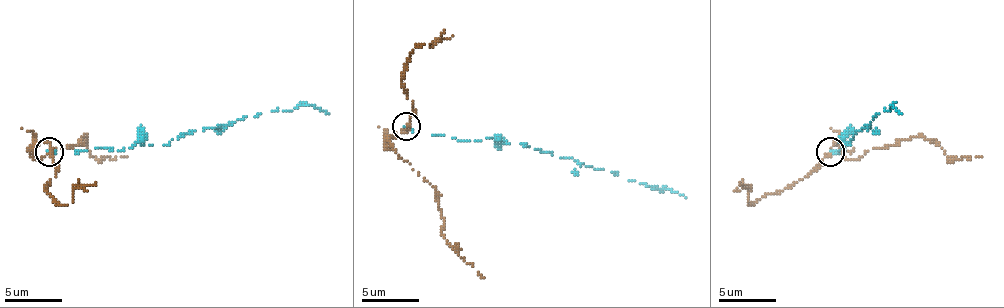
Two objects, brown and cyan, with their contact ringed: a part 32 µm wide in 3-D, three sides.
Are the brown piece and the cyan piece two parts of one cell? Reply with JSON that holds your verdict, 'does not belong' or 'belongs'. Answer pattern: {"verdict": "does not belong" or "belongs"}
{"verdict": "does not belong"}

